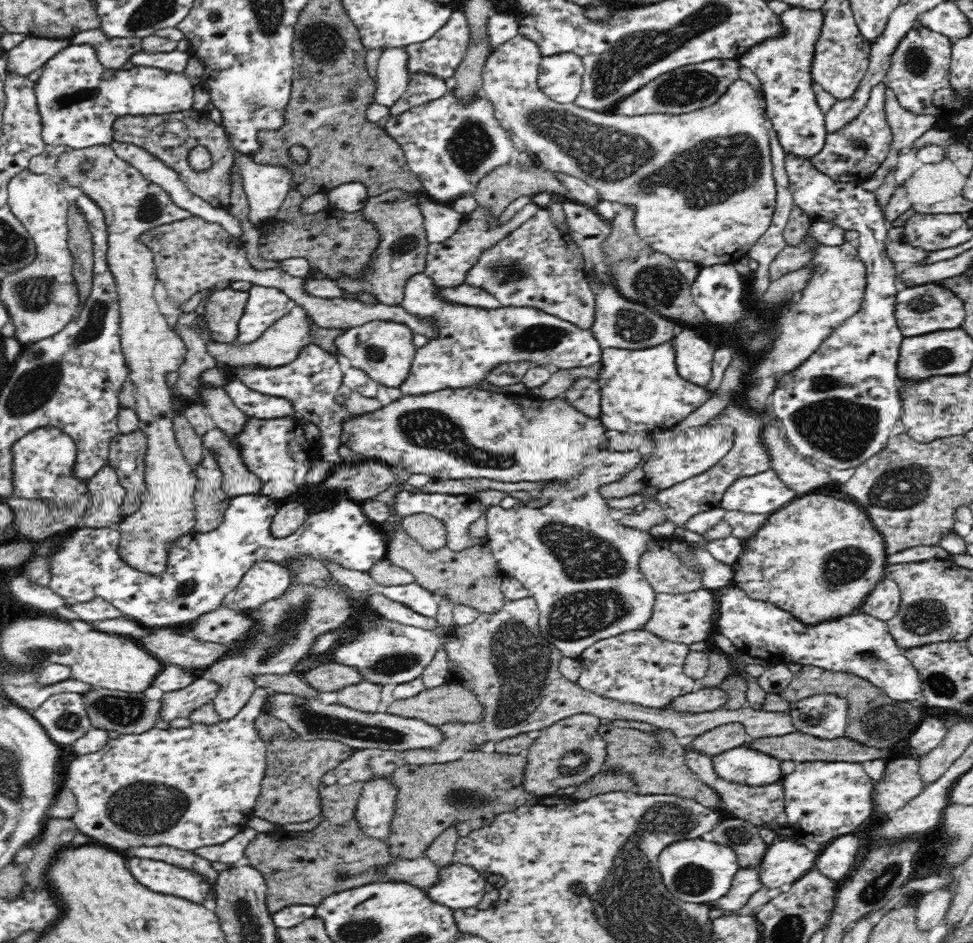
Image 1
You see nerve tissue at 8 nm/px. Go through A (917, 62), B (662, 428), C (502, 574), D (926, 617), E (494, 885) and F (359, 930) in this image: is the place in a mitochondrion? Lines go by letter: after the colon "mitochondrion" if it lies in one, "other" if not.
A: mitochondrion
B: other
C: other
D: mitochondrion
E: other
F: mitochondrion

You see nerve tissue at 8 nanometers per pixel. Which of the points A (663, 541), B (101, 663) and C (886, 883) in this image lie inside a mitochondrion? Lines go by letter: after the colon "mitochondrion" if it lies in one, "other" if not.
A: other
B: other
C: mitochondrion

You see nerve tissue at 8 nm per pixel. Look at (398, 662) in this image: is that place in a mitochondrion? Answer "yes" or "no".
yes

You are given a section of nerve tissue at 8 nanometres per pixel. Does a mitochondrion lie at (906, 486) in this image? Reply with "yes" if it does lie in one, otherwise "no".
yes

